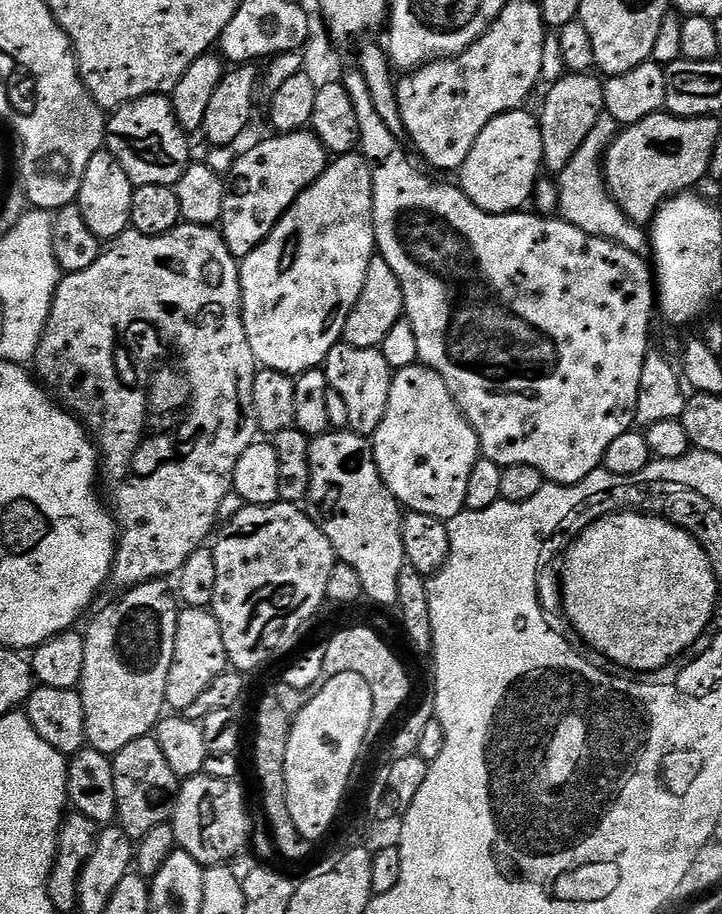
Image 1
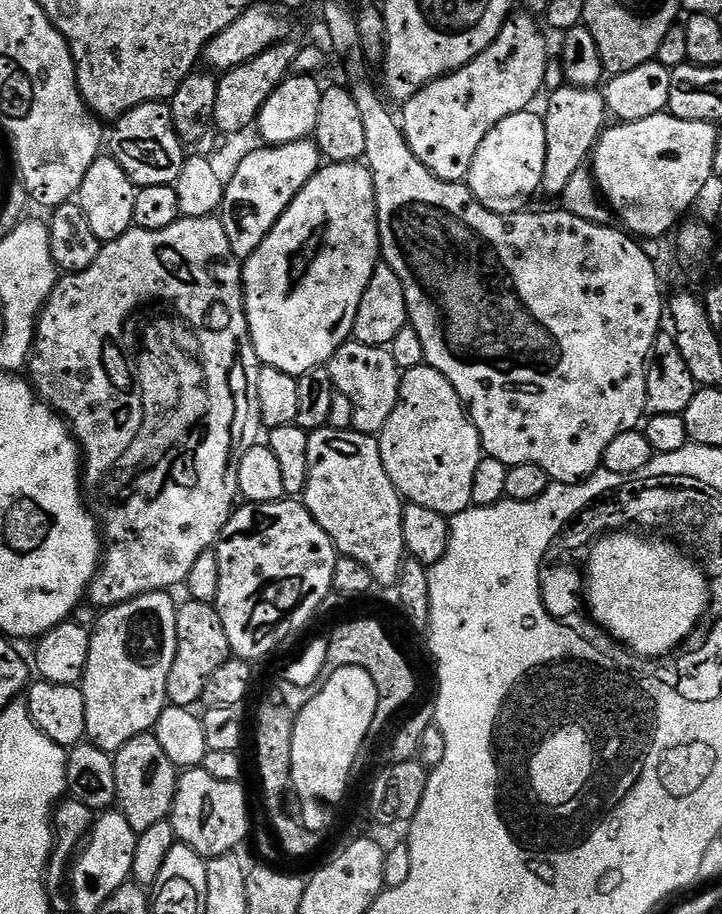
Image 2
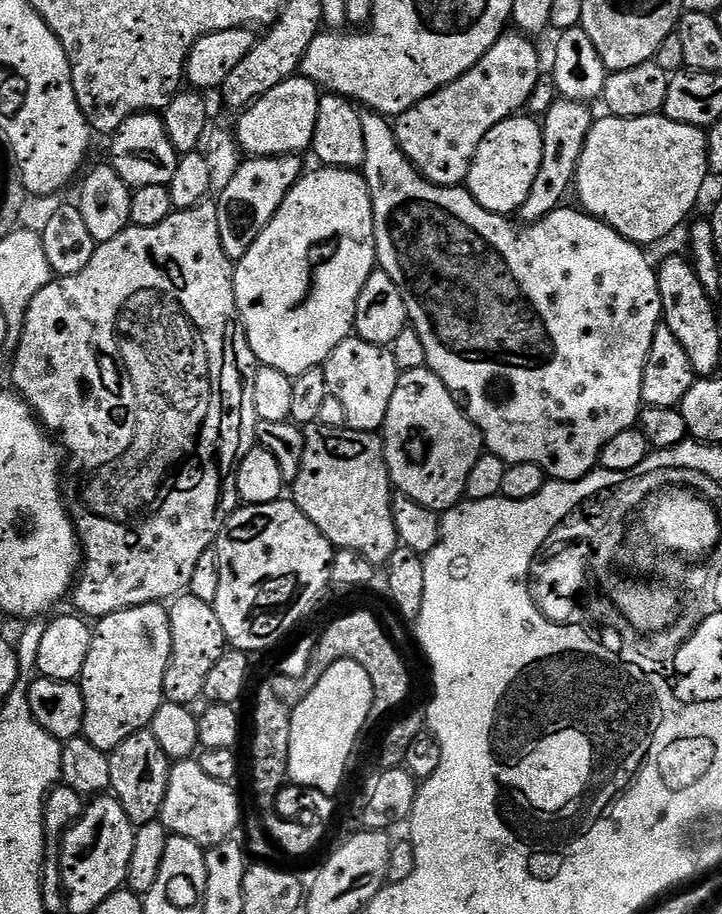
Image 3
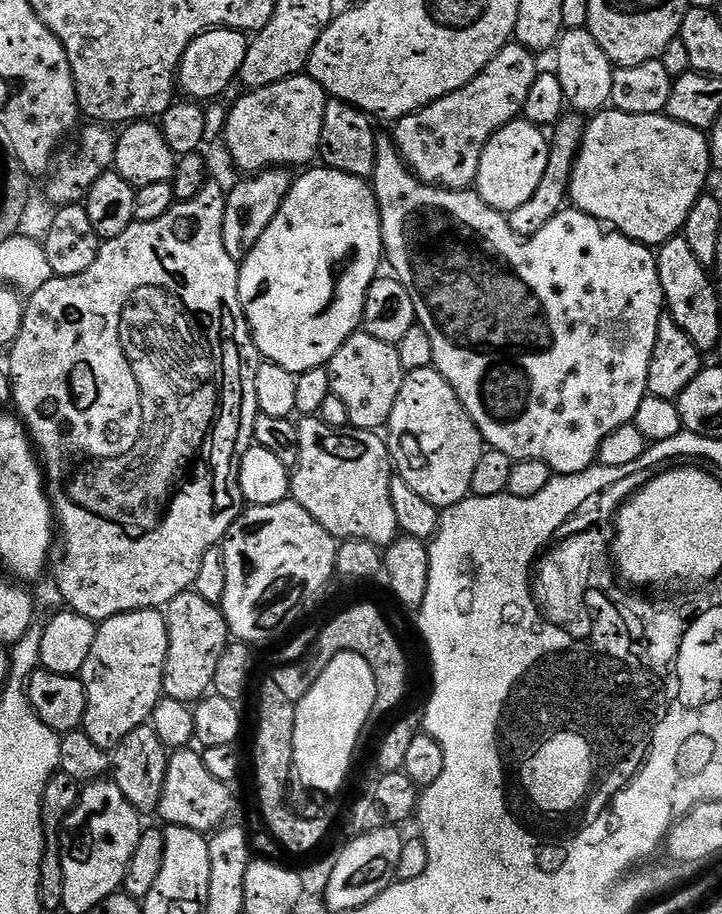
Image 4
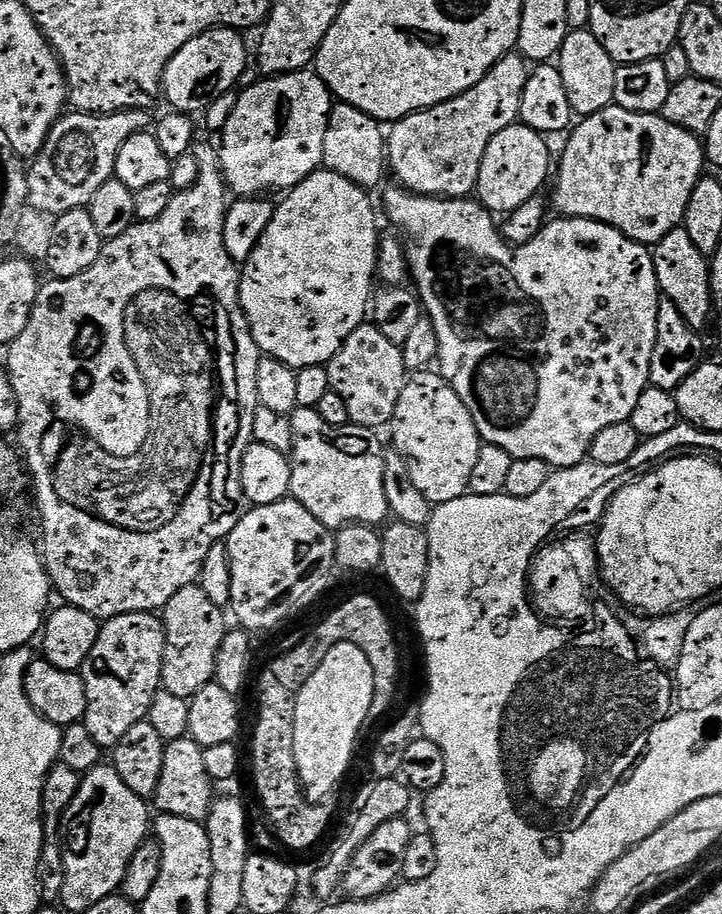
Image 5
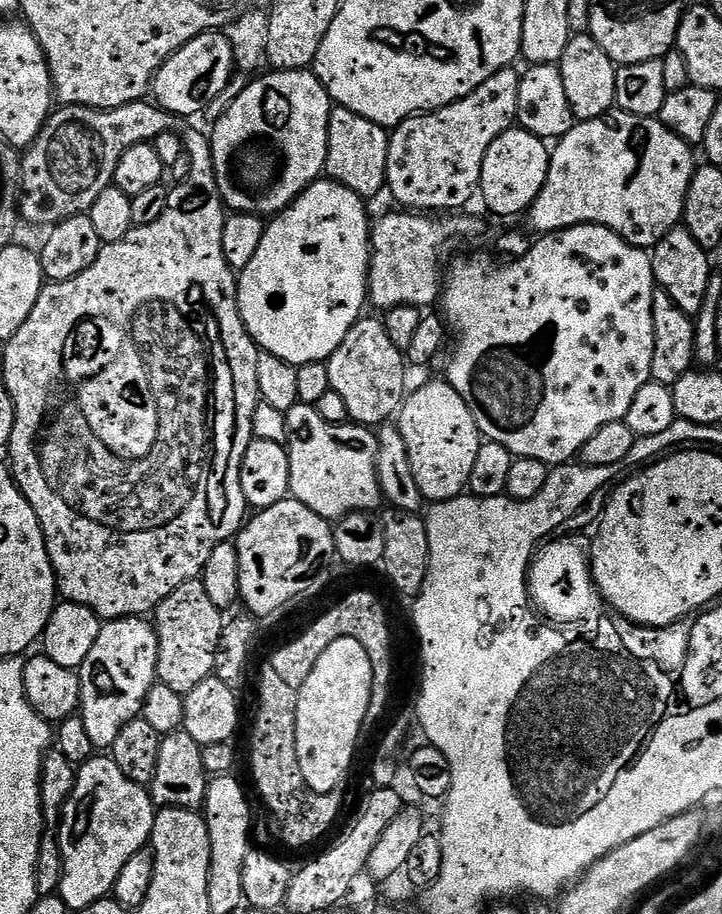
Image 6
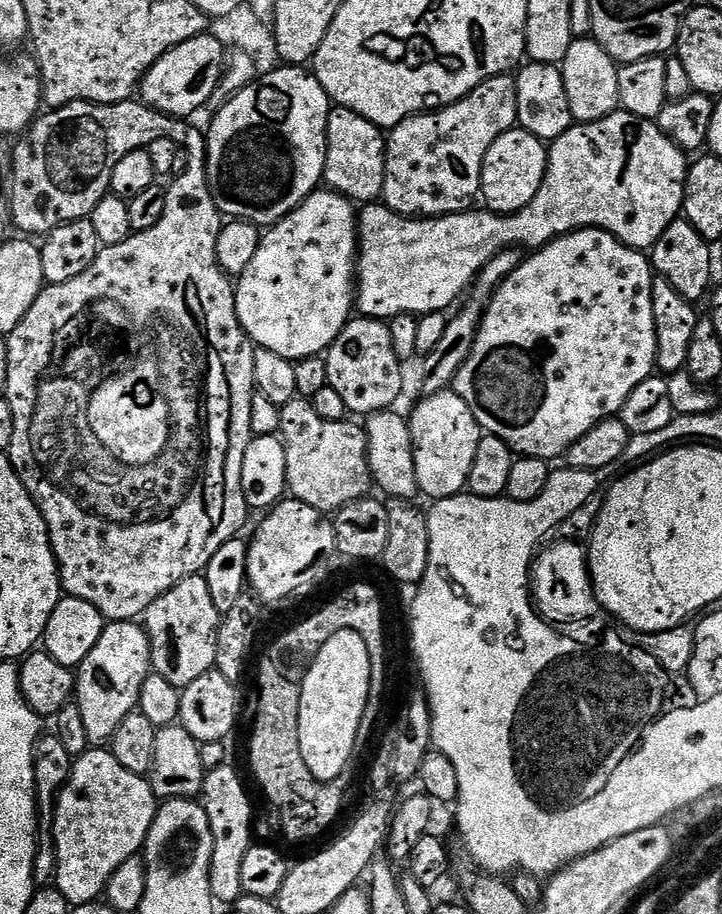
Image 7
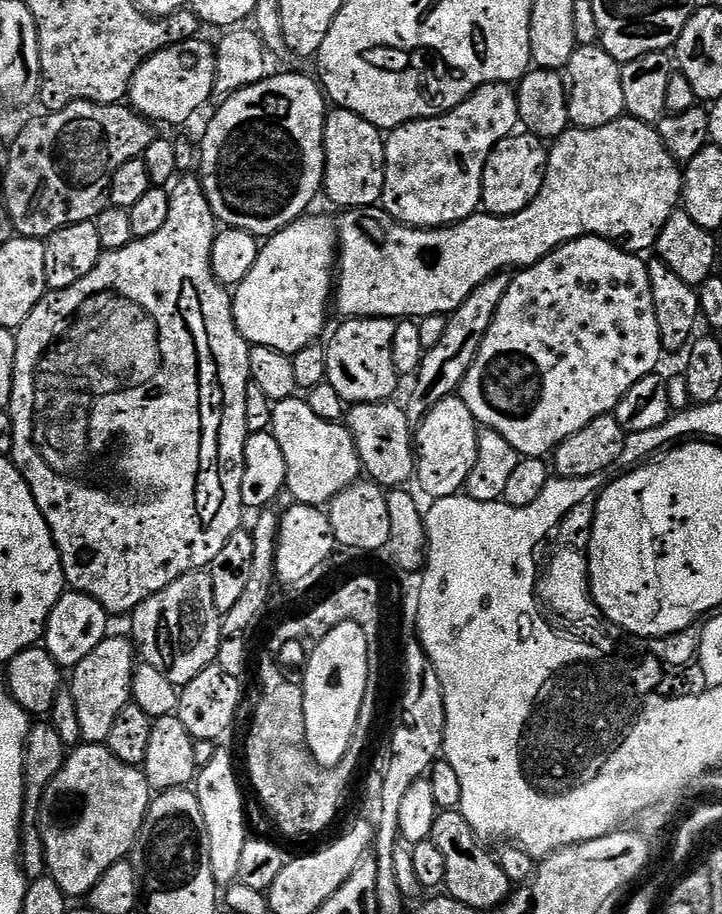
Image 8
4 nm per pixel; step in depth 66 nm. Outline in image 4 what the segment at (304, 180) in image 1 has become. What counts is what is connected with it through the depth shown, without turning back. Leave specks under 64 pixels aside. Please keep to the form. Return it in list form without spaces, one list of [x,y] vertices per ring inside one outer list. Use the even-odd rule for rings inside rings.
[[[266,168],[263,172],[249,175],[236,184],[232,192],[227,193],[224,201],[224,233],[222,242],[226,242],[226,254],[238,262],[243,262],[254,250],[258,238],[270,226],[274,214],[292,189],[293,177],[282,168]]]

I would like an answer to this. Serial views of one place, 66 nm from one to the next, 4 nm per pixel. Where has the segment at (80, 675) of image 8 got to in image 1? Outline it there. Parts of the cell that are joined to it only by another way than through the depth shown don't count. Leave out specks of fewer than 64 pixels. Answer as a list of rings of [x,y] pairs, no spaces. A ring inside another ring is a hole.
[[[164,578],[147,580],[145,584],[127,589],[121,595],[124,597],[117,604],[106,605],[93,618],[88,632],[83,633],[86,666],[82,670],[78,691],[84,707],[84,734],[87,747],[107,756],[115,757],[117,752],[130,746],[130,742],[138,742],[138,738],[149,735],[165,715],[166,678],[174,658],[174,638],[180,617],[177,593],[168,589],[168,583]]]

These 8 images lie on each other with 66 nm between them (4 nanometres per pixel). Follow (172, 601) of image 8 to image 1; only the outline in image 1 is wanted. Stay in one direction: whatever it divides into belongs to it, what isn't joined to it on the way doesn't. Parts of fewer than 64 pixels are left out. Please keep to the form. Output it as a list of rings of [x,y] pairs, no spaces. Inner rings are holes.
[[[211,607],[180,608],[180,617],[174,638],[174,658],[170,662],[170,674],[166,678],[165,705],[173,713],[182,714],[218,678],[218,674],[229,671],[226,642],[222,642],[222,626]]]

